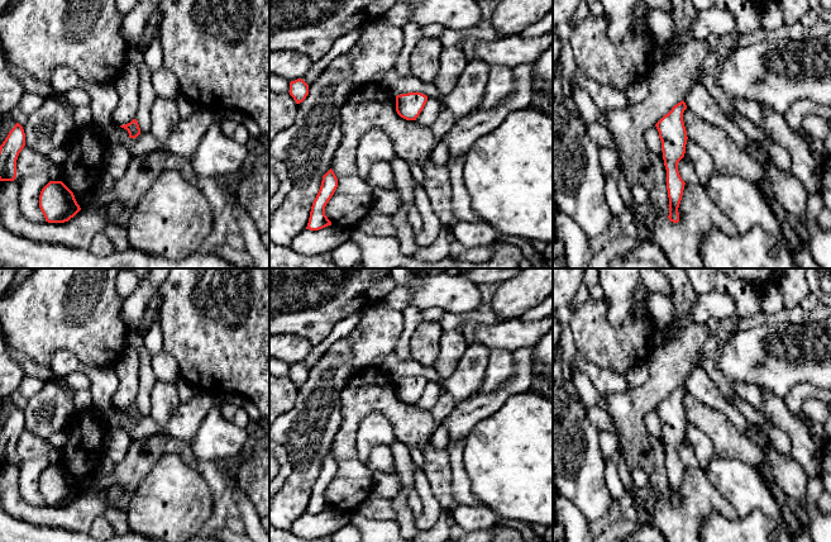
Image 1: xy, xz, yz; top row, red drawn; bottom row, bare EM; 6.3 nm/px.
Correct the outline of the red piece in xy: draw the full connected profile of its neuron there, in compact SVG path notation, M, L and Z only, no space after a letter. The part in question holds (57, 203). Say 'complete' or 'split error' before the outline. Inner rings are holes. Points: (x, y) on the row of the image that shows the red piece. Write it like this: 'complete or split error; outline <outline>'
complete; outline M49 181L40 191L39 208L48 223L65 223L80 210L73 192L62 181Z

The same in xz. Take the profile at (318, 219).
complete; outline M330 168L321 181L320 190L312 203L310 218L306 229L319 230L328 225L331 225L331 222L325 215L325 206L334 195L338 187L338 179L334 171Z

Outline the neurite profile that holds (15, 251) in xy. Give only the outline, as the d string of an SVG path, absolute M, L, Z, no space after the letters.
M0 223L0 268L243 268L197 251L175 261L128 247L99 257L89 249L18 236Z

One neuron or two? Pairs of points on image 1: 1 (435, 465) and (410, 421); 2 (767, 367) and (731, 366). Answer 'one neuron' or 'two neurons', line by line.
1: two neurons
2: one neuron

